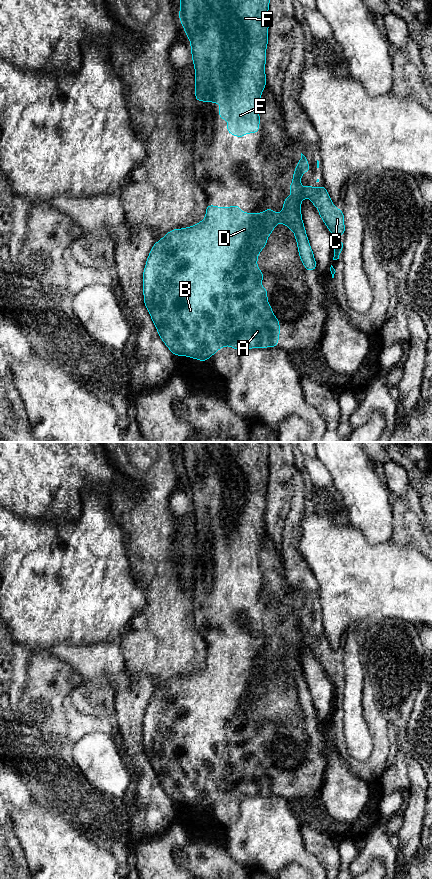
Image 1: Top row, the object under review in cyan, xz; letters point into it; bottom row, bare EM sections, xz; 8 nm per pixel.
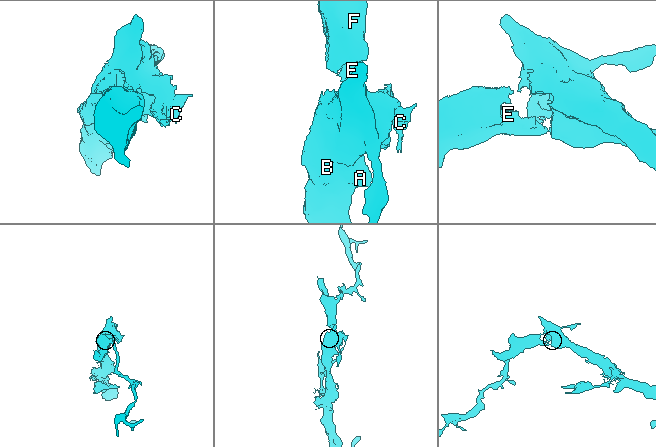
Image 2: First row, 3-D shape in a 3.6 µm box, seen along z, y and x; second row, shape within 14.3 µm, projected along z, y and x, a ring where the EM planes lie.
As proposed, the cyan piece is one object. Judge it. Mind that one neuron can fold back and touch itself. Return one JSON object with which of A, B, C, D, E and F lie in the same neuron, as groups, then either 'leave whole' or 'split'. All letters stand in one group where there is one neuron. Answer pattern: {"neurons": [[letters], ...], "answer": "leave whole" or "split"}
{"neurons": [["A", "B", "C", "D", "E", "F"]], "answer": "leave whole"}

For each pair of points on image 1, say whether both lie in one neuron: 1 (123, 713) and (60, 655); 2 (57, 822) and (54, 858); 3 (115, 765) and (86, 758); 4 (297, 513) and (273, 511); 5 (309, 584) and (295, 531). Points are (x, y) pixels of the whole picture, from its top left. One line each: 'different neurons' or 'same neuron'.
1: same neuron
2: different neurons
3: same neuron
4: different neurons
5: same neuron

